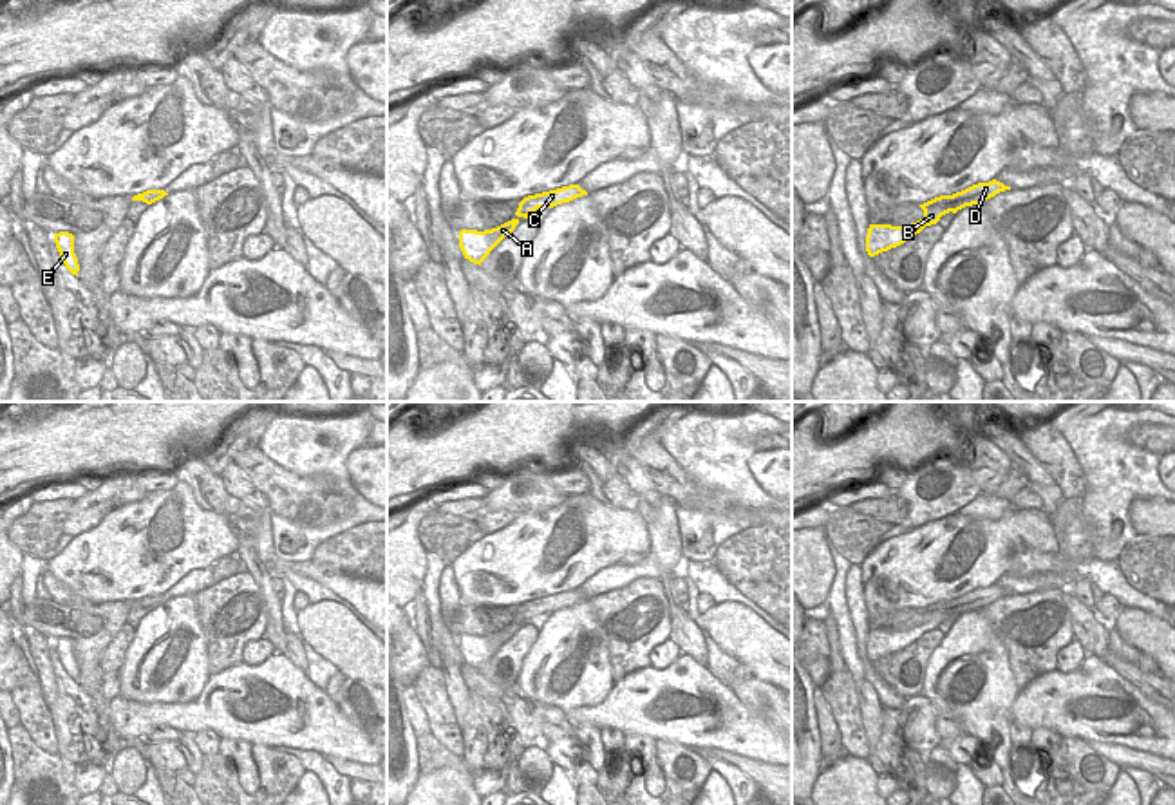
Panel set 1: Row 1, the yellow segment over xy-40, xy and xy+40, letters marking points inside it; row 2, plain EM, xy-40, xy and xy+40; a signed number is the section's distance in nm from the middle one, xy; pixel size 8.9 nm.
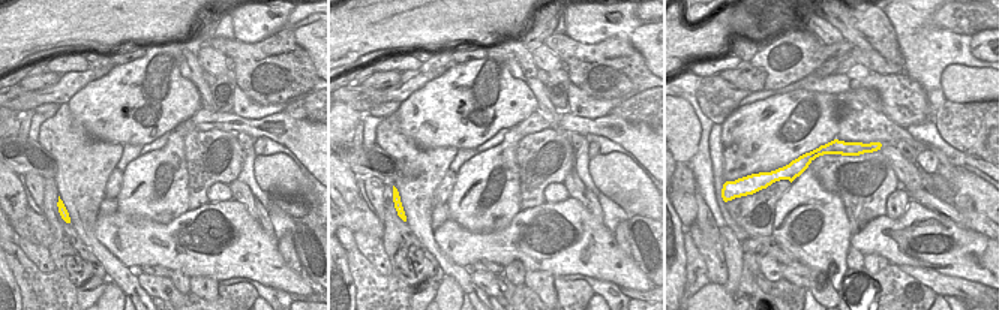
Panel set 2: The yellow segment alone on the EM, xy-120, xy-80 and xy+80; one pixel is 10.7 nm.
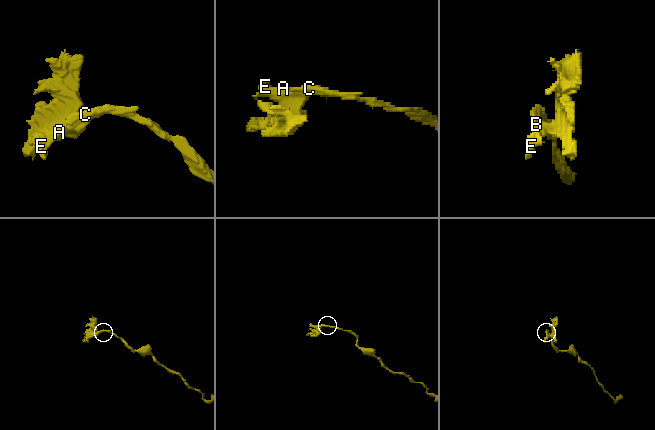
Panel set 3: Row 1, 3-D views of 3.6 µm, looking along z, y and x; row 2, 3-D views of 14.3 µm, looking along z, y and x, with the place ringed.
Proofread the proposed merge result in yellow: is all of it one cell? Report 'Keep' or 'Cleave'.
Cleave.

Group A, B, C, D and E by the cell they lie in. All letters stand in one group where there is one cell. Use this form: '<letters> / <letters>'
A B E / C D

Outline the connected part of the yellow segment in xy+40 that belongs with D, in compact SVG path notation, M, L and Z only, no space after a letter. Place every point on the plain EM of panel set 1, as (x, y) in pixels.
M992 584L989 588L978 588L978 590L973 590L962 597L956 597L953 601L940 601L940 602L935 602L924 610L920 610L920 613L924 611L942 611L942 613L949 613L949 611L954 611L954 610L982 610L983 606L994 602L996 599L1000 597L1005 597L1005 595L1010 595L1010 592L1005 592L1003 588Z

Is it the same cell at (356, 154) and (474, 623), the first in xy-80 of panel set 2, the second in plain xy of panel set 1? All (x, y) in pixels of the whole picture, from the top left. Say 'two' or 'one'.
one

